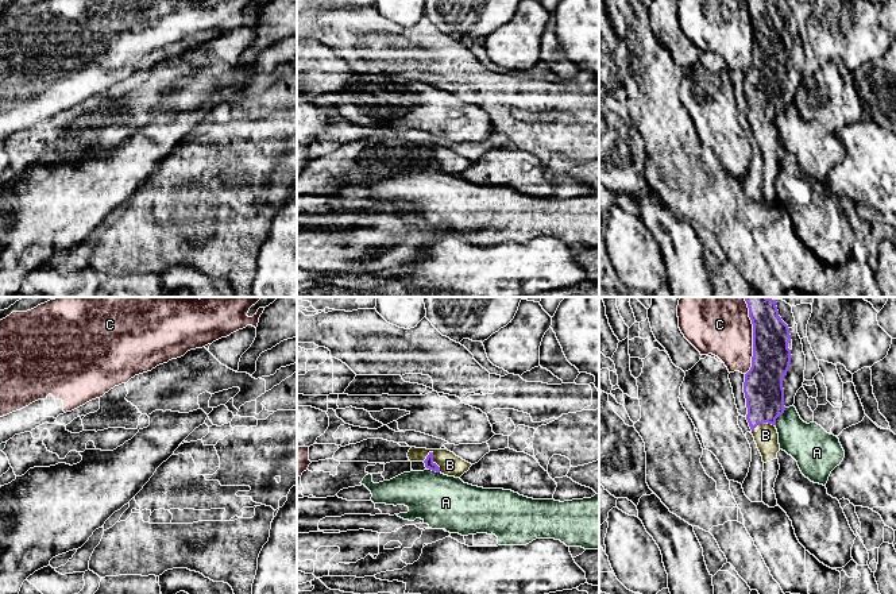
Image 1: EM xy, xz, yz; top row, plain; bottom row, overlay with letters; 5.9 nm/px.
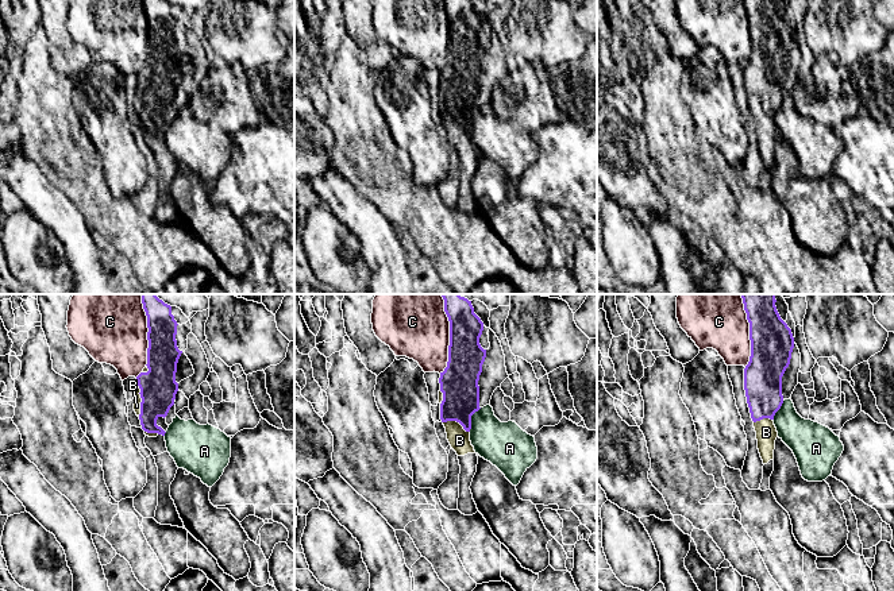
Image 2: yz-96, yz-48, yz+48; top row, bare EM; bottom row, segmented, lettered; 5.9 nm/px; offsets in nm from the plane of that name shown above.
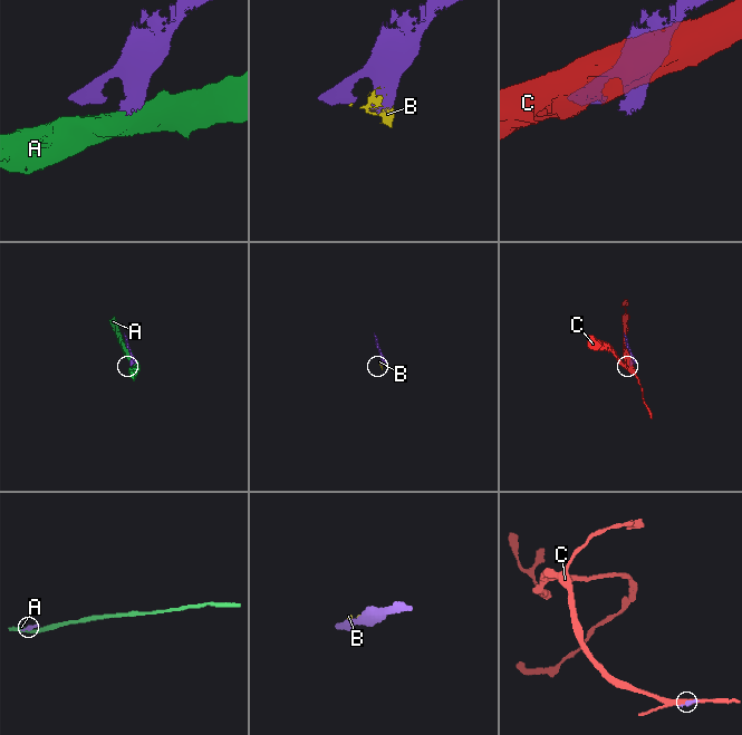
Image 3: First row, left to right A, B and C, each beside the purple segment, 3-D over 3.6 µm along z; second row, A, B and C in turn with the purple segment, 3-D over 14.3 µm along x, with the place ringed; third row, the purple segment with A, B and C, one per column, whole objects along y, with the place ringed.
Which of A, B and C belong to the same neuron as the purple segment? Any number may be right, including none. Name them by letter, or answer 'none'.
B

